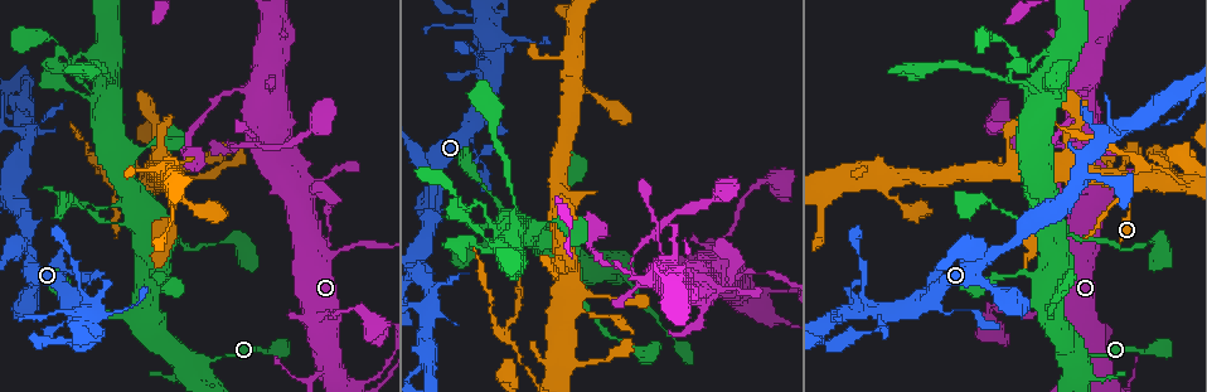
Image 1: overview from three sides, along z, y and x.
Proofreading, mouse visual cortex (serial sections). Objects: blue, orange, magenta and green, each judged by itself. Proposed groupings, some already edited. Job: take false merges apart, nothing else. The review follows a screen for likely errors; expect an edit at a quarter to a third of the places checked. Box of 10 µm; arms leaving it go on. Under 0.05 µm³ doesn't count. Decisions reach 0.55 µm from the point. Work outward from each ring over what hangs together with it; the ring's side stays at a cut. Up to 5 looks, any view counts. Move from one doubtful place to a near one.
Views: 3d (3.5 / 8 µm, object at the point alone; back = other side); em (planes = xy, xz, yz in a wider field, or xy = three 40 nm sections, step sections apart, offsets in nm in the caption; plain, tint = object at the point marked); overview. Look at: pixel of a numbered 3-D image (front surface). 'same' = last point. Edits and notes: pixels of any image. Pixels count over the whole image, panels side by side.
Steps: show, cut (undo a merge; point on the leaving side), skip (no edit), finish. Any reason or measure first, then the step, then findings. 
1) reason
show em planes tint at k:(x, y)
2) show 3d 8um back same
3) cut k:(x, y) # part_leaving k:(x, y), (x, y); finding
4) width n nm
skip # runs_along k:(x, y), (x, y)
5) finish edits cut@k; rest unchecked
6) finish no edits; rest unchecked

show 3d 3.5um at 1:(1063, 233)

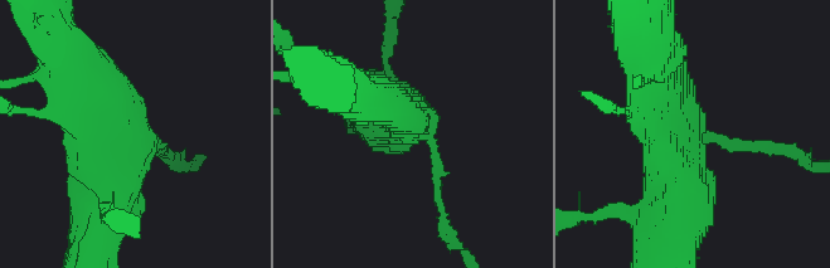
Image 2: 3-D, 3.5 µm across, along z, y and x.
show em xy step 2 tint at 2:(144, 135)

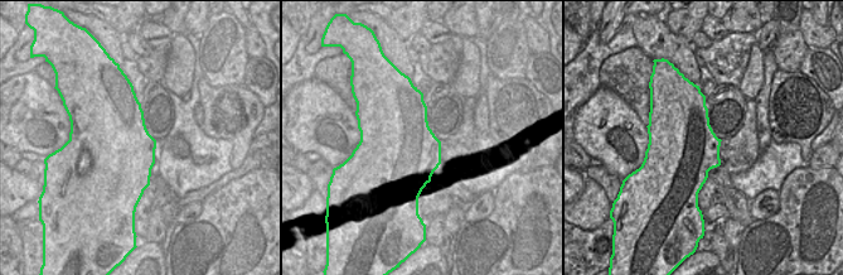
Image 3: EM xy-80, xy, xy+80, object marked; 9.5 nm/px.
another direction
show em xy step 1 tint same

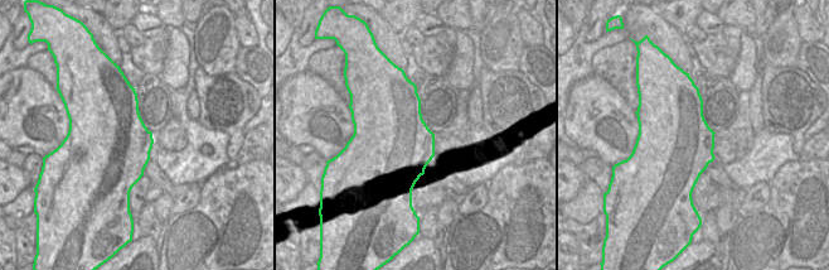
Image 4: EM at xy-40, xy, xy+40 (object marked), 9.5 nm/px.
skip # runs_along 2:(98, 217), (122, 128), (72, 71); all the same cell

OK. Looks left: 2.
a narrow waist
show 3d 3.5um at 1:(472, 223)

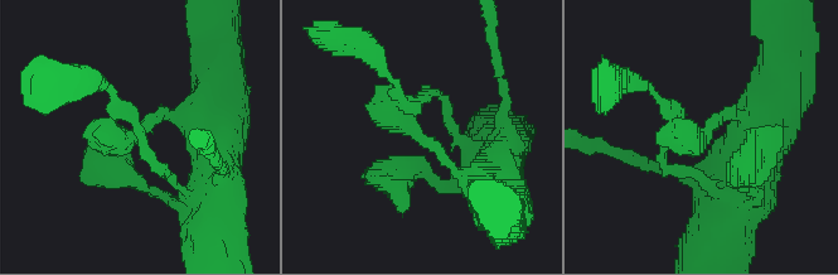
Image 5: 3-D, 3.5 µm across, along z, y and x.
arm_widths 150, 200 nm; shape alone is not enough
show em planes tint at 5:(418, 136)

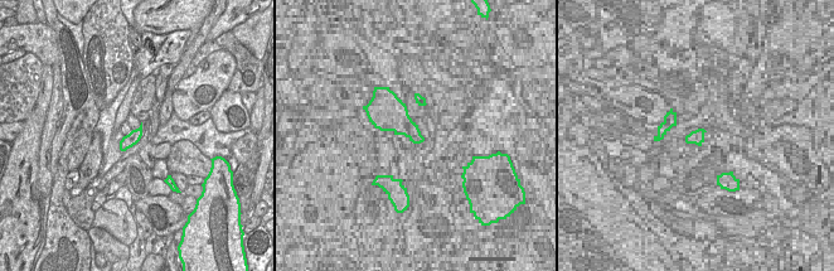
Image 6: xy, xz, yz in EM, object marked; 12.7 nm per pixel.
skip # runs_along 5:(476, 181), (391, 112), (395, 86); one cell here

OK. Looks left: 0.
finish no edits; rest unchecked

